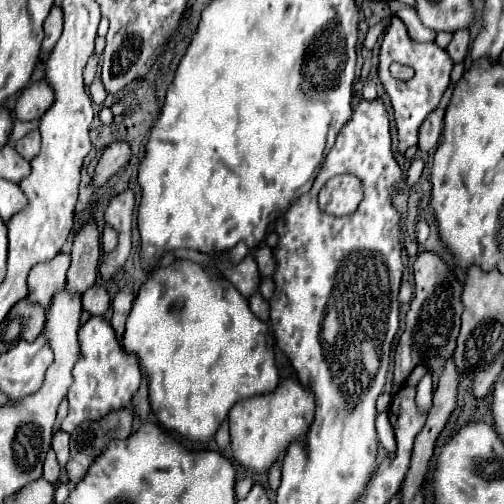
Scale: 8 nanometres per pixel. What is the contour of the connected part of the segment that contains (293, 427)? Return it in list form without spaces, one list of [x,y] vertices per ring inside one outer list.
[[[294,377],[280,381],[280,385],[272,393],[236,403],[228,415],[232,451],[236,461],[246,469],[266,471],[292,441],[306,437],[312,419],[314,419],[314,395]]]

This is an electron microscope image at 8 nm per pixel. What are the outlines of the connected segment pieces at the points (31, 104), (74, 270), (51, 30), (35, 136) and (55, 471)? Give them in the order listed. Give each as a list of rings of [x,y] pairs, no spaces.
[[[38,81],[36,85],[22,91],[18,103],[16,103],[16,119],[18,121],[34,121],[40,119],[46,109],[52,105],[52,89],[44,85],[44,81]]]
[[[88,219],[72,245],[72,265],[68,269],[66,289],[76,295],[86,293],[96,281],[98,261],[100,261],[98,229],[94,221]]]
[[[52,7],[50,15],[44,21],[44,41],[42,41],[42,57],[46,57],[52,47],[56,45],[56,41],[60,39],[62,33],[62,9],[60,7]]]
[[[32,129],[28,135],[24,135],[24,137],[16,143],[16,151],[18,151],[24,159],[32,159],[32,157],[40,151],[40,133],[38,133],[38,129]]]
[[[50,449],[50,451],[48,451],[48,457],[46,457],[46,463],[44,463],[42,477],[44,477],[48,483],[56,485],[56,481],[58,481],[58,475],[60,475],[60,465],[58,465],[58,461],[56,461],[56,455],[54,455],[54,451]]]

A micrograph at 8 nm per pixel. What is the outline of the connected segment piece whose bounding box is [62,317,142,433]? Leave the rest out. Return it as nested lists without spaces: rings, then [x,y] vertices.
[[[90,317],[78,331],[80,361],[72,369],[72,385],[68,389],[68,415],[62,421],[62,429],[72,433],[80,423],[102,419],[104,415],[126,407],[140,385],[140,361],[132,353],[124,353],[112,325],[104,317]]]

